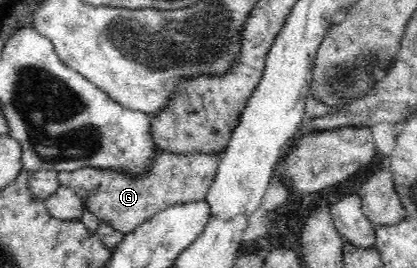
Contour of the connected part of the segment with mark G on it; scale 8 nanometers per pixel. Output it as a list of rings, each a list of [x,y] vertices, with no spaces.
[[[158,147],[149,169],[139,177],[130,177],[118,169],[96,167],[60,171],[57,175],[60,185],[72,188],[82,199],[84,208],[98,217],[98,222],[106,220],[114,229],[126,234],[165,208],[205,200],[212,188],[221,155],[198,151],[172,153]]]

